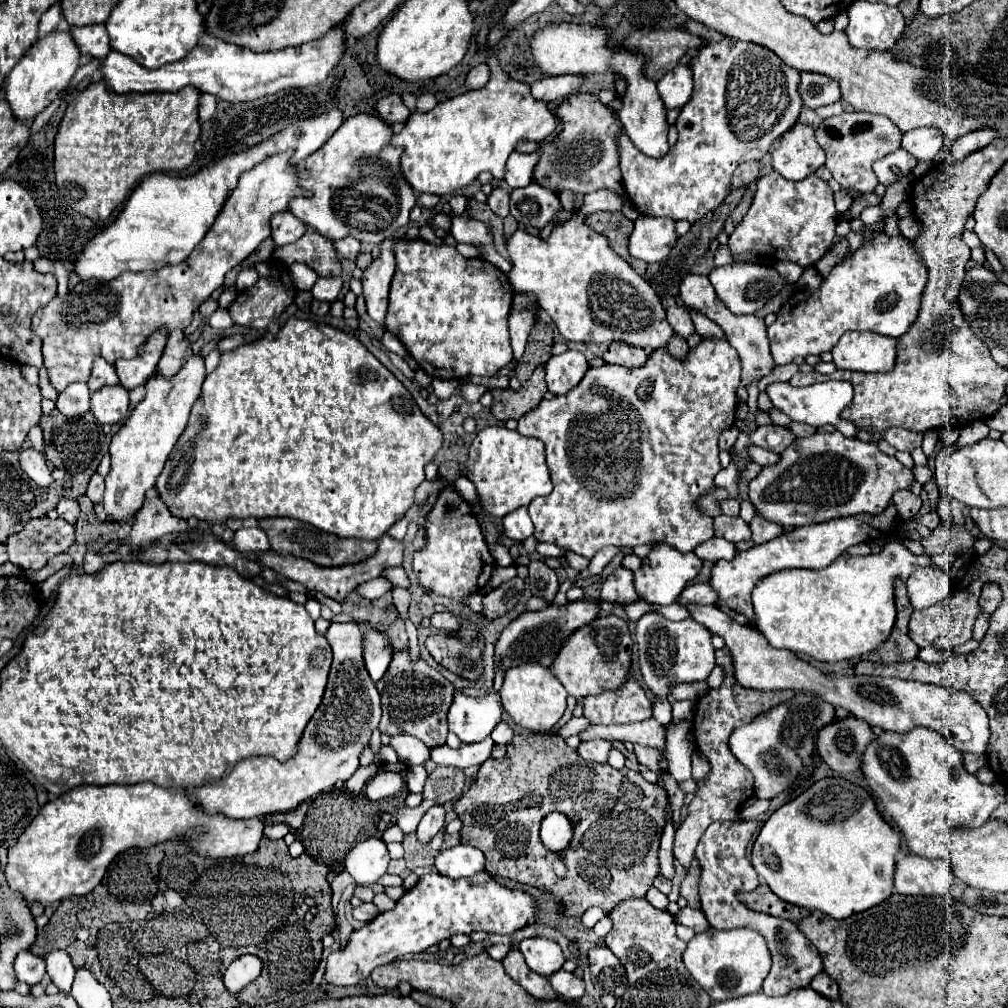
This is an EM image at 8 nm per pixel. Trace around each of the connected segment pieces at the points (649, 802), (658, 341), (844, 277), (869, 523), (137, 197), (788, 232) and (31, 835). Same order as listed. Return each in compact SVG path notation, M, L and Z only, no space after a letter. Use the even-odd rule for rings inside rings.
M517 734L507 744L505 758L489 758L481 764L469 792L455 802L455 812L463 822L461 844L475 846L485 854L487 874L551 890L565 906L567 916L581 916L591 906L611 912L623 900L645 896L653 878L659 874L657 850L667 806L667 792L661 786L647 782L635 770L615 770L609 764L583 762L577 750L569 748L559 736ZM551 812L565 814L575 828L575 836L567 850L553 852L539 842L539 826Z
M600 189L584 195L584 202L581 209L578 212L573 213L571 220L567 220L567 222L555 226L547 238L539 238L539 236L535 236L535 234L525 232L525 230L517 230L517 232L513 232L511 236L507 236L507 238L505 238L505 248L507 248L507 254L509 254L511 264L513 264L513 270L511 270L511 274L509 274L509 282L511 282L511 286L513 286L517 292L533 292L533 294L537 296L537 304L551 316L551 320L555 322L557 330L559 330L567 340L573 340L573 342L597 342L597 344L601 344L601 342L611 342L611 340L623 340L623 342L631 344L631 346L649 348L649 350L665 348L665 346L669 344L671 336L673 336L673 328L669 326L669 322L667 322L667 318L665 318L665 310L663 310L663 306L661 306L659 296L655 294L655 290L653 290L653 288L651 288L651 286L649 286L649 284L647 284L647 282L645 282L645 280L643 280L643 278L641 278L641 276L639 276L639 274L621 258L621 256L617 256L617 254L609 248L605 236L597 234L595 230L591 230L591 228L587 228L587 226L583 224L583 216L587 216L597 211L620 213L622 206L623 200L621 196L607 189Z
M879 234L873 242L861 246L849 260L837 264L831 270L831 274L823 280L817 292L809 294L805 290L797 290L783 304L777 320L769 326L769 342L775 364L789 364L797 354L803 358L807 354L819 356L821 352L831 350L847 330L869 330L875 334L901 338L903 334L907 334L907 330L915 322L915 316L919 314L919 300L925 282L927 282L925 264L921 262L921 258L917 258L915 250L911 248L911 242L903 236L889 238L885 234Z
M889 504L887 510L879 516L855 514L855 516L847 516L847 518L835 518L831 522L811 524L811 526L803 526L803 528L799 526L799 528L783 532L775 540L753 546L745 552L737 552L733 560L719 560L711 572L711 586L719 594L717 608L721 608L725 614L729 614L733 620L737 620L741 624L755 626L751 590L755 588L757 580L761 580L763 576L767 576L771 572L787 570L787 568L821 570L821 568L829 566L837 556L841 556L849 546L893 536L895 528L897 528L897 520L899 520L897 510L893 504Z
M331 108L321 116L303 120L295 126L285 128L283 132L271 136L249 152L239 152L233 156L225 156L223 162L215 162L215 166L201 170L191 178L167 176L167 174L151 174L147 176L129 196L125 208L117 216L113 224L101 230L87 246L83 246L83 254L75 258L73 272L79 276L79 282L99 280L111 282L119 278L123 272L143 272L143 270L159 270L163 264L183 262L191 250L203 240L207 230L211 228L215 216L219 214L223 202L229 192L235 188L237 178L245 168L255 166L271 154L285 152L289 148L295 150L291 162L299 164L309 154L319 150L327 138L341 126L343 114L339 108Z
M773 170L757 180L753 204L729 236L729 248L733 254L757 252L773 260L789 260L801 268L809 268L833 246L839 224L837 216L833 192L827 182L815 174L809 174L799 182L791 182Z
M141 782L133 786L125 786L125 784L79 786L41 806L39 814L35 816L35 822L31 822L31 826L27 826L27 830L23 830L23 834L17 838L15 846L9 848L5 878L9 888L19 892L29 906L39 902L41 906L47 908L53 902L61 902L67 896L89 894L103 880L107 866L119 852L133 846L149 848L157 842L163 842L181 834L191 838L191 848L195 852L205 854L209 858L229 858L229 856L251 854L259 848L259 842L263 838L263 822L259 818L231 820L223 816L201 814L201 810L187 800L185 792L171 792L151 782Z

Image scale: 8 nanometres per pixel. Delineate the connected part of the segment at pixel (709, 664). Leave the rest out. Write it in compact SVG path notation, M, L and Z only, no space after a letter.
M645 614L637 622L639 664L643 682L657 698L665 698L669 688L679 682L703 682L715 668L715 648L711 644L711 632L699 626L693 618L671 622L659 614Z

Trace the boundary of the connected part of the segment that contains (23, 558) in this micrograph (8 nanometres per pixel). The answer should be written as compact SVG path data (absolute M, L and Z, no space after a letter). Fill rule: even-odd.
M47 516L31 518L19 532L9 536L7 556L9 556L9 562L21 570L41 570L51 556L55 556L59 552L67 552L73 542L75 542L75 530L63 518L55 518L55 520L51 520Z

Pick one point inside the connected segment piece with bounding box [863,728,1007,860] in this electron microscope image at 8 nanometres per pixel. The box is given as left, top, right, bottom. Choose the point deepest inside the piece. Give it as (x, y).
(919, 777)

